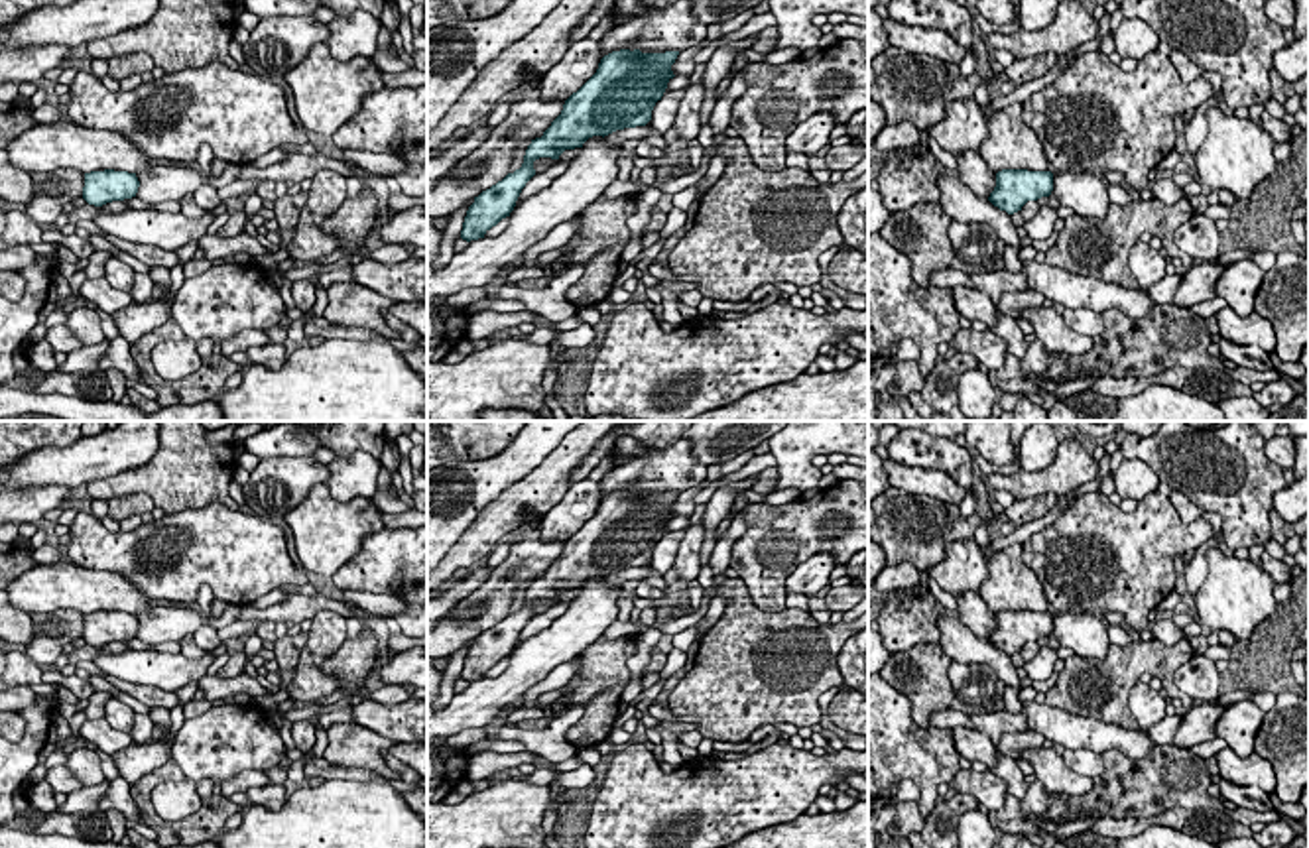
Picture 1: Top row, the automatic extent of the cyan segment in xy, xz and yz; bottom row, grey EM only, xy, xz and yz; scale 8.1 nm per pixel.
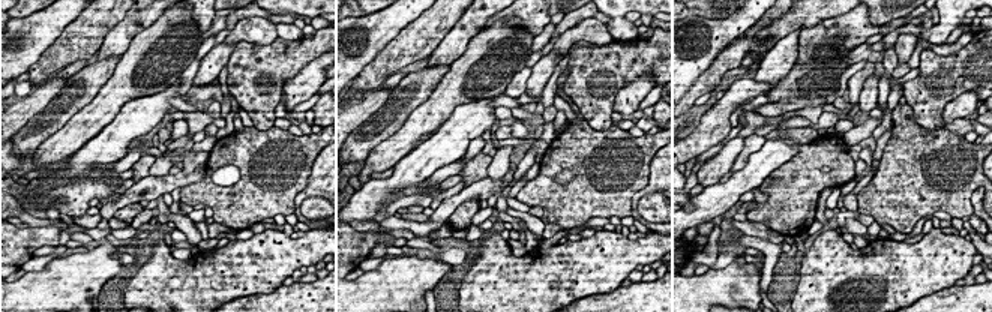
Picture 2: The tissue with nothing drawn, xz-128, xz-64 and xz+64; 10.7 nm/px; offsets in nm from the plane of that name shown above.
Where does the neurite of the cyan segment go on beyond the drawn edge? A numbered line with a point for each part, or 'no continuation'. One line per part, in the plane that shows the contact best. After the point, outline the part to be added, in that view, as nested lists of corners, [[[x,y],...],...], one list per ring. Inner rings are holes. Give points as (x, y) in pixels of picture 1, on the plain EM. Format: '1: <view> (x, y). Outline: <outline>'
no continuation

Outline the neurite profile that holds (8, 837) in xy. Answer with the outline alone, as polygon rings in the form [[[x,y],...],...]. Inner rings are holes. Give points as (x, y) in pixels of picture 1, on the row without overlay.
[[[10,826],[0,828],[0,848],[134,848],[128,842],[89,842],[59,834],[33,834]]]

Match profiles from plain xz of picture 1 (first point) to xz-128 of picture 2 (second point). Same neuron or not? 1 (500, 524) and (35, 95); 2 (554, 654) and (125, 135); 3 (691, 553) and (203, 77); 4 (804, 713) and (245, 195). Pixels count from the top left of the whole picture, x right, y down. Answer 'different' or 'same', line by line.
1: different
2: same
3: same
4: same

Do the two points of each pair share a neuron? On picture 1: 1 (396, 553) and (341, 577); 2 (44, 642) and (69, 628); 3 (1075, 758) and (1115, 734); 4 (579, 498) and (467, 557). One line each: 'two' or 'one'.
1: one
2: one
3: two
4: two

